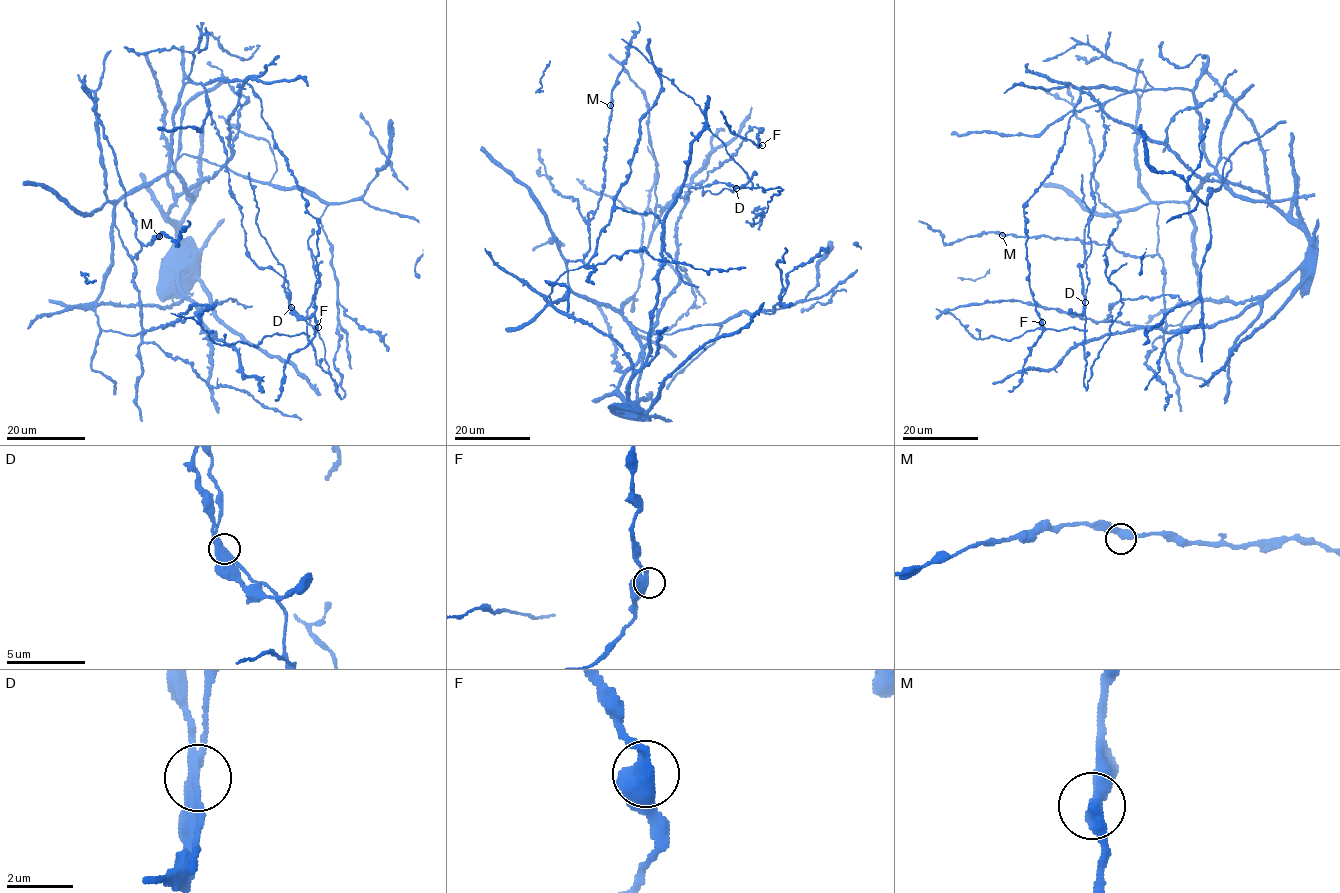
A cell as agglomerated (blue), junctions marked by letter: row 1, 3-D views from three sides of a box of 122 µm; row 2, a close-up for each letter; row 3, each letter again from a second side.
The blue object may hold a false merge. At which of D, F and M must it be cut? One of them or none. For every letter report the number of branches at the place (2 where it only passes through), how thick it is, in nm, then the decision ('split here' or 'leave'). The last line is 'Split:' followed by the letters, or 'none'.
D: branches 2; calibre 440 nm; split here
F: branches 2; calibre 440 nm; leave
M: branches 2; calibre 400 nm; leave
Split: D

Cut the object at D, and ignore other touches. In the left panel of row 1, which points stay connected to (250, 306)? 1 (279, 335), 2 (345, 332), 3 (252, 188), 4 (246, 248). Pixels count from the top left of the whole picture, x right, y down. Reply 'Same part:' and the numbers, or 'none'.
Same part: 2, 4

